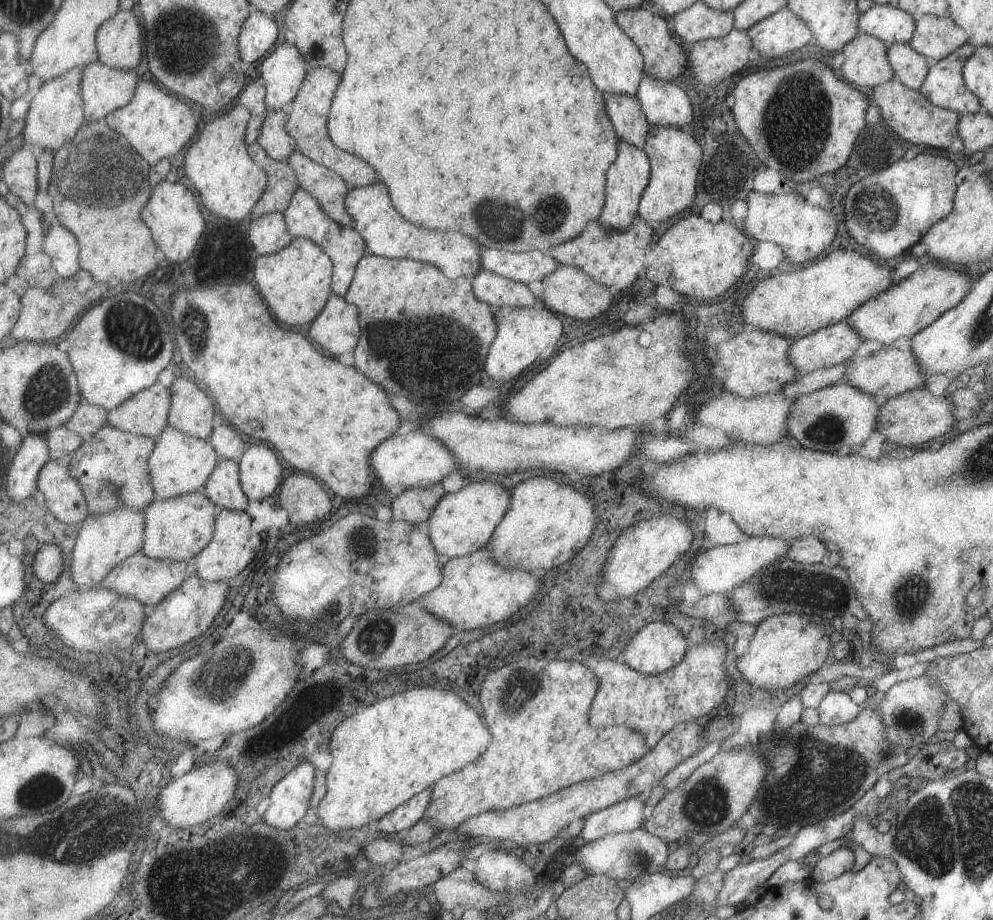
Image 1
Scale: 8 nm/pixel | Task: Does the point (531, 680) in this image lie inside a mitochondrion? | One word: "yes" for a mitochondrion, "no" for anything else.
yes

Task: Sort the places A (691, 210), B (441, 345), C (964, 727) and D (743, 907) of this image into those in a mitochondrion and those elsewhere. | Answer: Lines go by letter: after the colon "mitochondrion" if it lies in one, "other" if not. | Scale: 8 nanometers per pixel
A: other
B: mitochondrion
C: other
D: other

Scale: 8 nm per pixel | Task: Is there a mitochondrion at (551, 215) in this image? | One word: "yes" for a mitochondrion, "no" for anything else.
yes

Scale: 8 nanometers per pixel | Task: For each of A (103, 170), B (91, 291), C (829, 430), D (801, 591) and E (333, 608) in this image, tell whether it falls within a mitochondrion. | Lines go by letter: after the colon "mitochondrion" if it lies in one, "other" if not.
A: mitochondrion
B: other
C: mitochondrion
D: mitochondrion
E: mitochondrion

